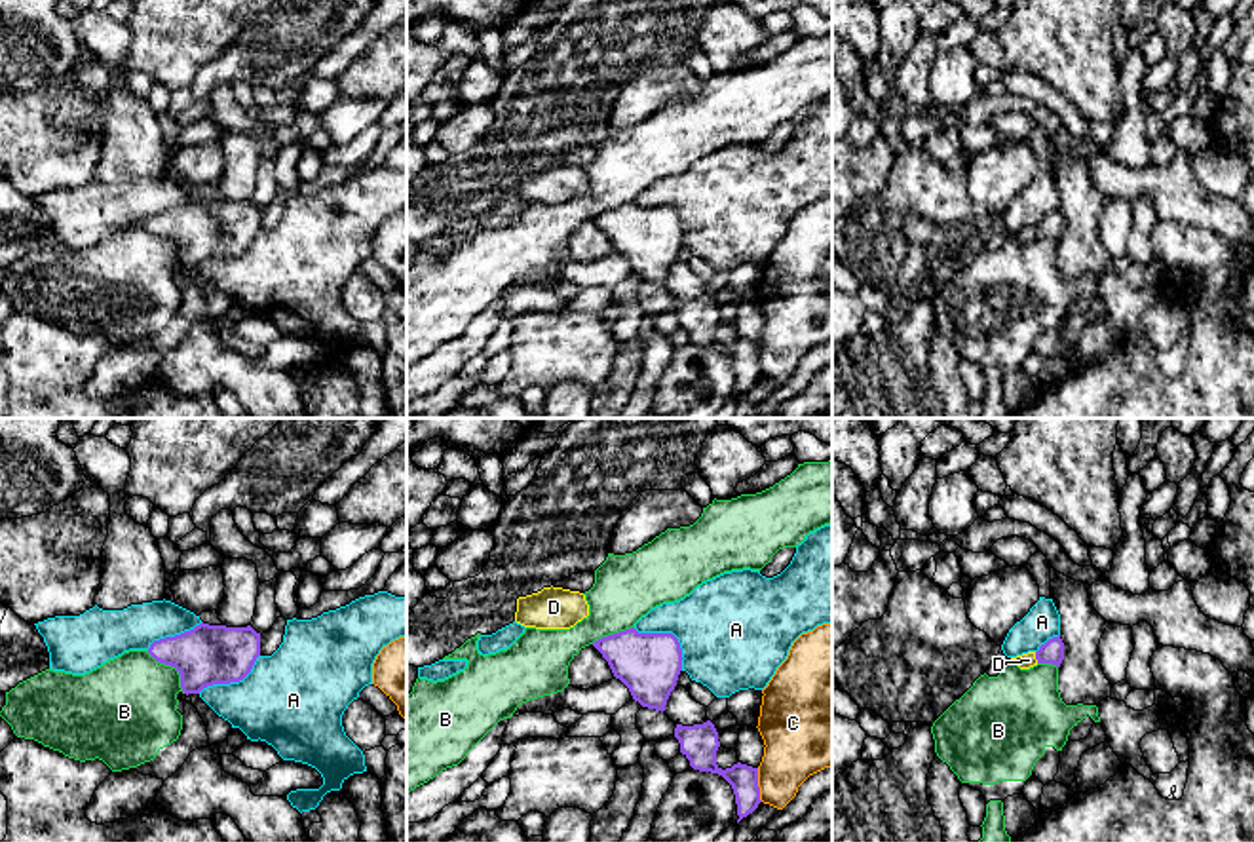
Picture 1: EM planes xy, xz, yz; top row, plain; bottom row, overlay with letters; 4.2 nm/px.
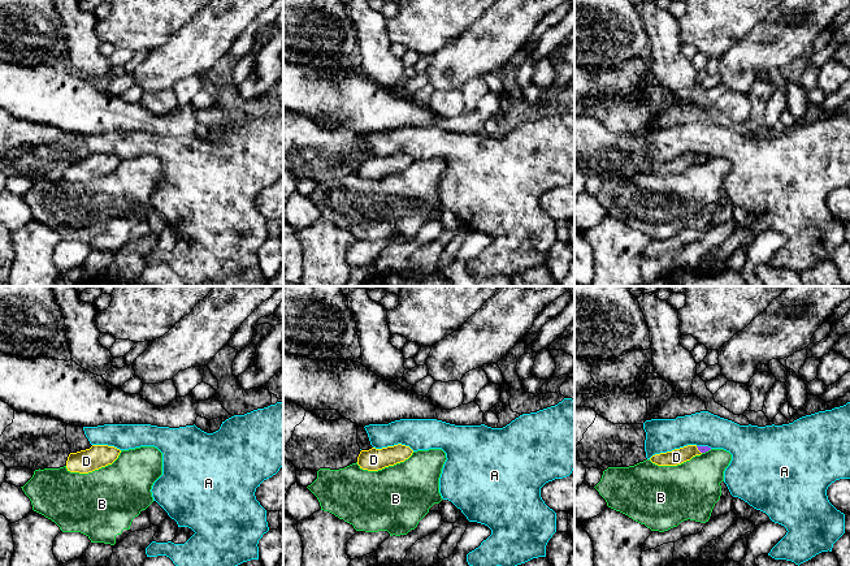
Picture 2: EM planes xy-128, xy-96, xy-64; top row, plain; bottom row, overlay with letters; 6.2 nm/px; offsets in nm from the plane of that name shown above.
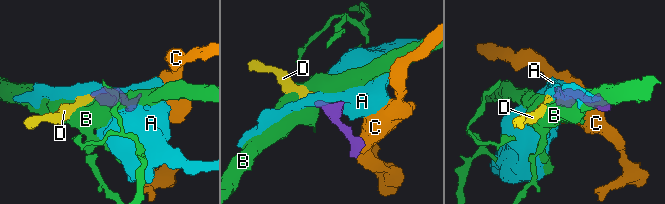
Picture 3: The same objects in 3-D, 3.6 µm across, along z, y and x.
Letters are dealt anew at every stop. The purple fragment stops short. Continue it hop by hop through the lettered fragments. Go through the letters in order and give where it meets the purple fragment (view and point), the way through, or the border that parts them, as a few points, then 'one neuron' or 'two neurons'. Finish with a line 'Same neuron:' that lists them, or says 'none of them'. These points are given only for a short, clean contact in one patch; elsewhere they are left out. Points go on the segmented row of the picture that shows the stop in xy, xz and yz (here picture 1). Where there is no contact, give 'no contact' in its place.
A: xz (671, 633) | two neurons
B: xy (173, 666) | along xy (147, 650), (177, 671), (179, 687), (185, 692) | two neurons
C: xz (757, 785) | along xz (757, 768), (759, 797), (762, 801) | two neurons
D: yz (1036, 658) | across yz (1053, 650), (1036, 658), (1028, 660) | one neuron
Same neuron: D

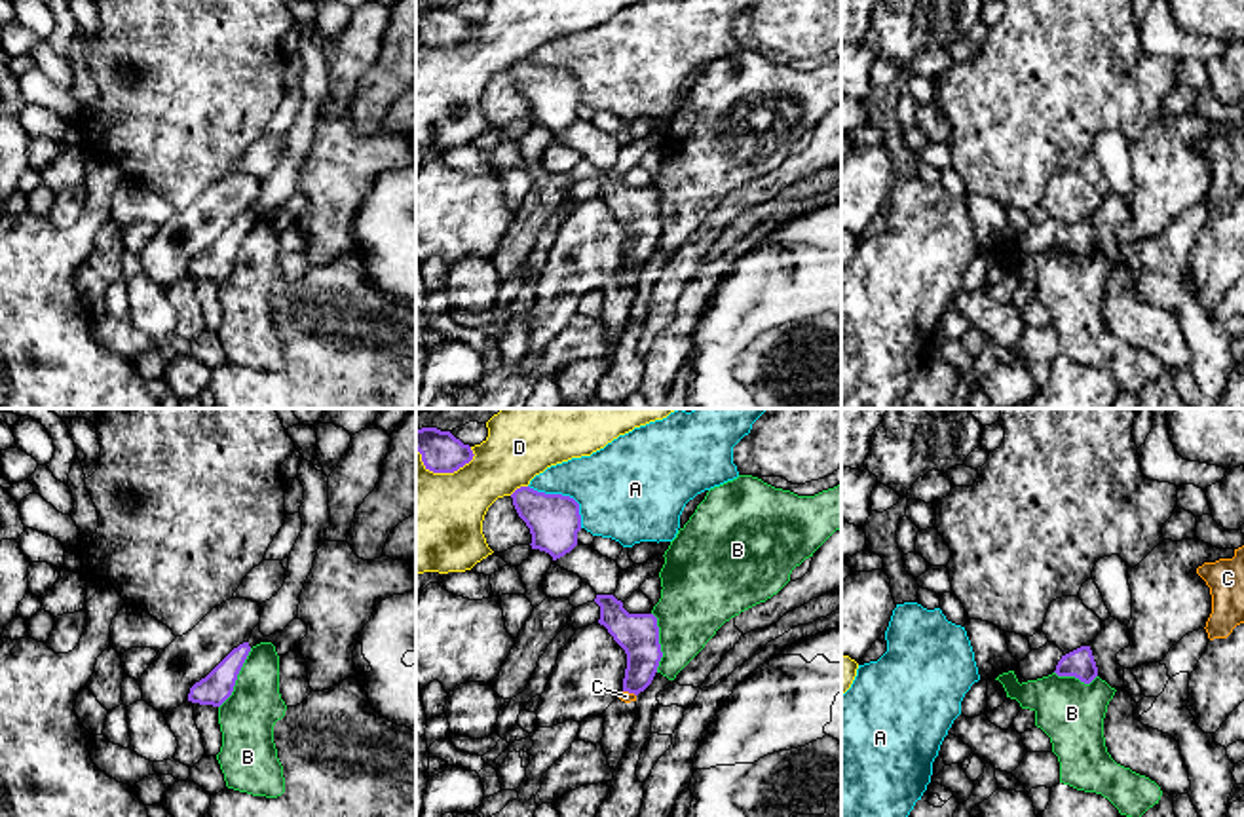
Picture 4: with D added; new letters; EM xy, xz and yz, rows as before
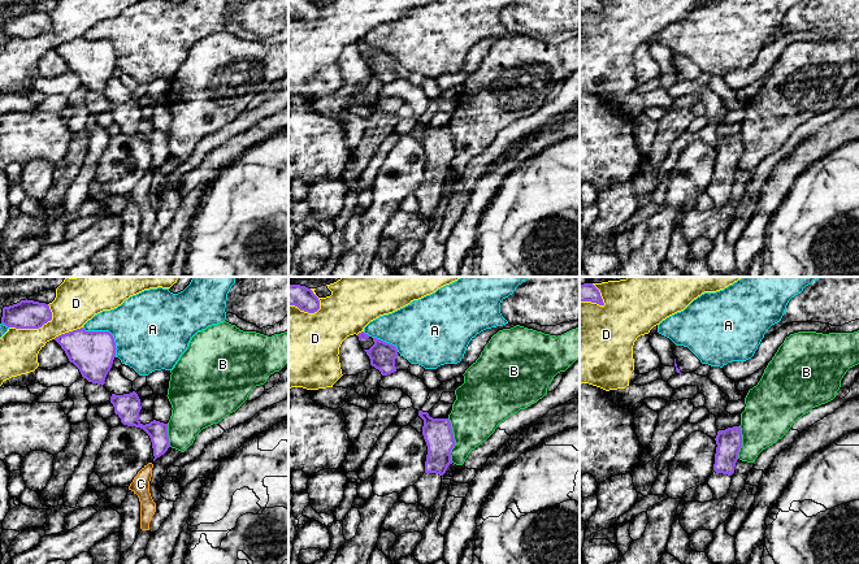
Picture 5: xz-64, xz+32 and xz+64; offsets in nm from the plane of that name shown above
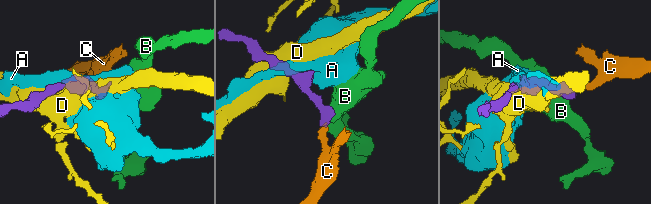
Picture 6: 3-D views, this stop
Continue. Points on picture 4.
A: xz (565, 496) | two neurons
B: xy (236, 679) | along xy (251, 648), (232, 694), (219, 707) | two neurons
C: xz (629, 692) | along xz (623, 690), (635, 696) | two neurons
D: xz (443, 472) | two neurons
Same neuron: none of them

